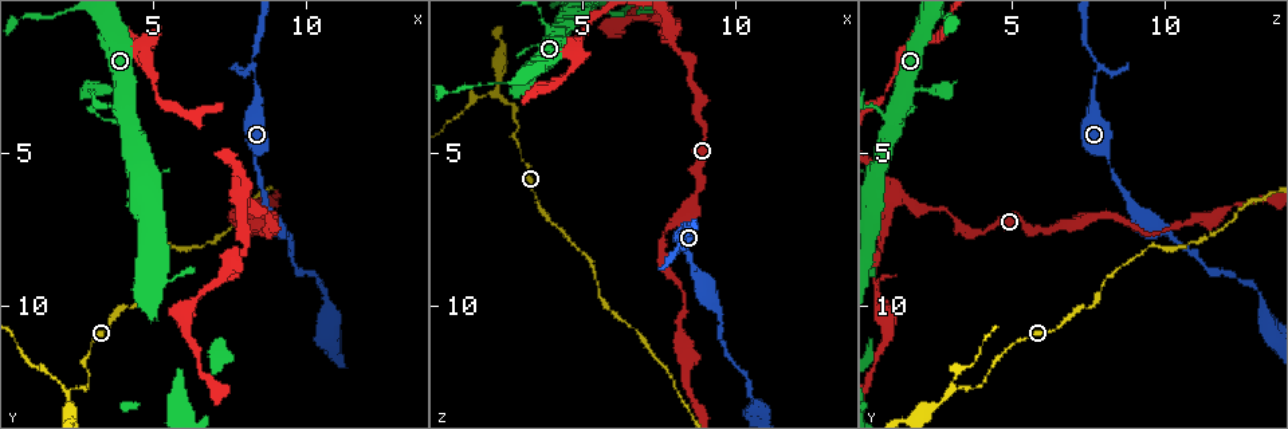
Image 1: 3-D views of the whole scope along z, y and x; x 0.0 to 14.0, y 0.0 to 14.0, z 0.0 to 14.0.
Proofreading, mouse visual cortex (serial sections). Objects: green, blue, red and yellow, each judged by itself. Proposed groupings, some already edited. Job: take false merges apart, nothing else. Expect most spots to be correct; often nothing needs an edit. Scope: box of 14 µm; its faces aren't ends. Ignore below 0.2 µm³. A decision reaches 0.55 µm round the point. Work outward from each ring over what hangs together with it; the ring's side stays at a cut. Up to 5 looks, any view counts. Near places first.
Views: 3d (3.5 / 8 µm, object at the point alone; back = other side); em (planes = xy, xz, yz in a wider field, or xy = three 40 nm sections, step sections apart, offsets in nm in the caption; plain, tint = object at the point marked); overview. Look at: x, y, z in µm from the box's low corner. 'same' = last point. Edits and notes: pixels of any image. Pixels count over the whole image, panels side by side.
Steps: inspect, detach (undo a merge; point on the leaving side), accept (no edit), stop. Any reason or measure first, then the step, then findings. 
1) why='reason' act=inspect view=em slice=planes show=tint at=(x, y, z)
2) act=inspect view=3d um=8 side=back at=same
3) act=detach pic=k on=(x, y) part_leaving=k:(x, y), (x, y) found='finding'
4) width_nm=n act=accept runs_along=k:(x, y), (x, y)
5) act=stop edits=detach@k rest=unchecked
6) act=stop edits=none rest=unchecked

why='branch point' act=inspect view=em slice=xy step=1 show=tint at=(2.3, 12.7, 3.1)

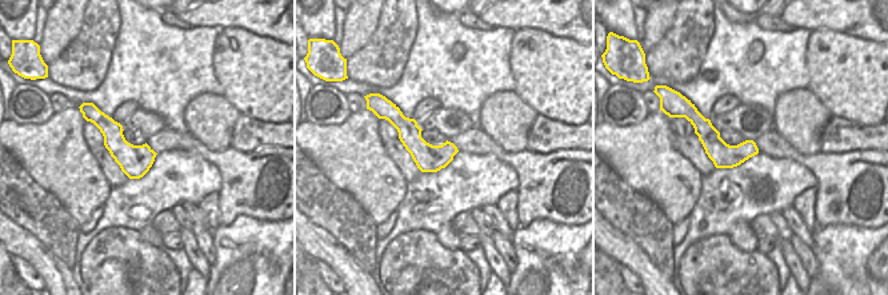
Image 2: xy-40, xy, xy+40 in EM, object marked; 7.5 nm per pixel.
act=inspect view=3d um=3.5 side=back at=same

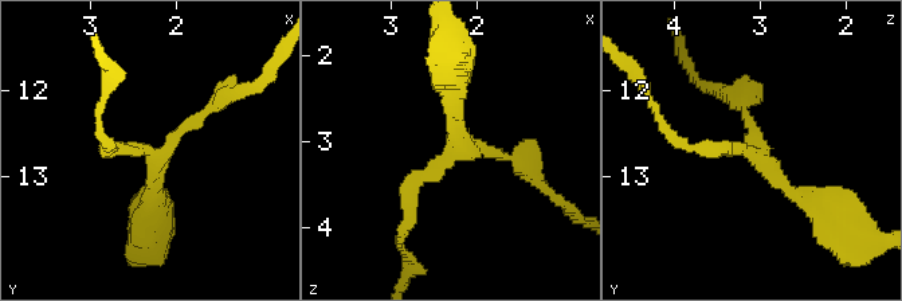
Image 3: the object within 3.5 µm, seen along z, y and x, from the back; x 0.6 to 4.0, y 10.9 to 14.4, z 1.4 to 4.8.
arm_widths_nm=150,200,200 act=accept runs_along=3:(682, 145), (744, 149), (823, 207) found='all the same cell'

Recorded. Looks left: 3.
why='a fork' act=inspect view=3d um=3.5 at=(7.9, 6.4, 1.2)

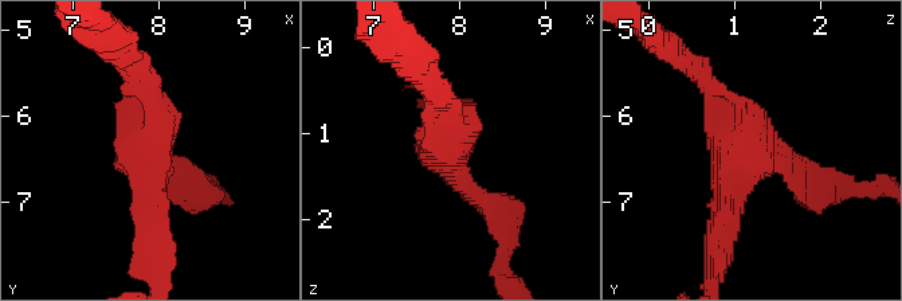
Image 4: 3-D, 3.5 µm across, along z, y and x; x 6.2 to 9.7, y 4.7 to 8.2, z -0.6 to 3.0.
why='need the tissue' act=inspect view=em slice=planes show=tint at=(7.85, 6.50, 1.30)

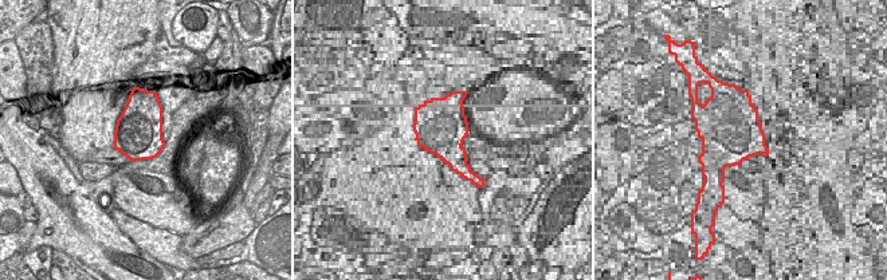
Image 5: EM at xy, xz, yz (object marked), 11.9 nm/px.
act=accept runs_along=4:(499, 217), (450, 165), (450, 114) found='all the same cell'

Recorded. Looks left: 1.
act=stop edits=none rest=unchecked

